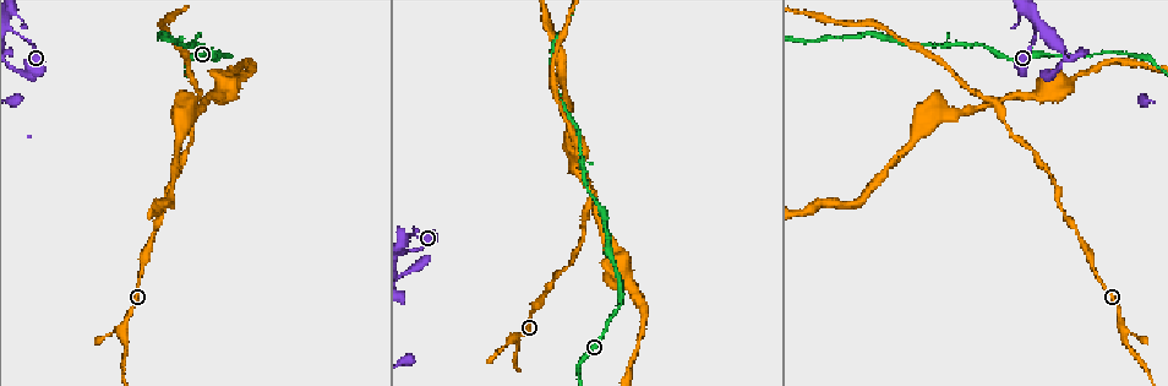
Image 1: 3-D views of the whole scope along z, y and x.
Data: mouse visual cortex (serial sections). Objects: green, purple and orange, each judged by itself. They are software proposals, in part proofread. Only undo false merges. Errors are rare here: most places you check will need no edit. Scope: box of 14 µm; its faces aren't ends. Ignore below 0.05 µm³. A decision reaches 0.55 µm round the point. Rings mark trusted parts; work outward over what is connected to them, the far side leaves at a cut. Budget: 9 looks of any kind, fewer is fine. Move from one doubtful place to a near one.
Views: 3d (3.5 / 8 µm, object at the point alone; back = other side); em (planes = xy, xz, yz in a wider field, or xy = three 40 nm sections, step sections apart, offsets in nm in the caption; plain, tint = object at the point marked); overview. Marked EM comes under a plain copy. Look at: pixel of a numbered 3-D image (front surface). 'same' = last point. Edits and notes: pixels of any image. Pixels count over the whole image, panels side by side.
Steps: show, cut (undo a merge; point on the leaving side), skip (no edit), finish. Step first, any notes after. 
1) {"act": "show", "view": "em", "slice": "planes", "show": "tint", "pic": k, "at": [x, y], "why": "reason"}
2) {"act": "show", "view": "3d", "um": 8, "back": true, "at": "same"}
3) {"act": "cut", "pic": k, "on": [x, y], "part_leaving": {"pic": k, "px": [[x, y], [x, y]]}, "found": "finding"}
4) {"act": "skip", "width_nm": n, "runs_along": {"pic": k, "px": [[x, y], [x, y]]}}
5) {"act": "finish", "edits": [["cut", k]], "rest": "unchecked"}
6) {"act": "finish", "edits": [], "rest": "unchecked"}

{"act": "show", "view": "3d", "um": 3.5, "pic": 1, "at": [153, 230]}

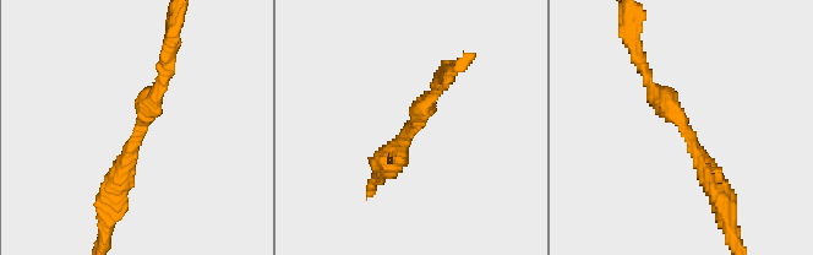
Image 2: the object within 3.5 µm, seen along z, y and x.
{"act": "show", "view": "em", "slice": "xy", "step": 5, "show": "tint", "pic": 2, "at": [685, 129], "arm_widths_nm": [200, 250]}

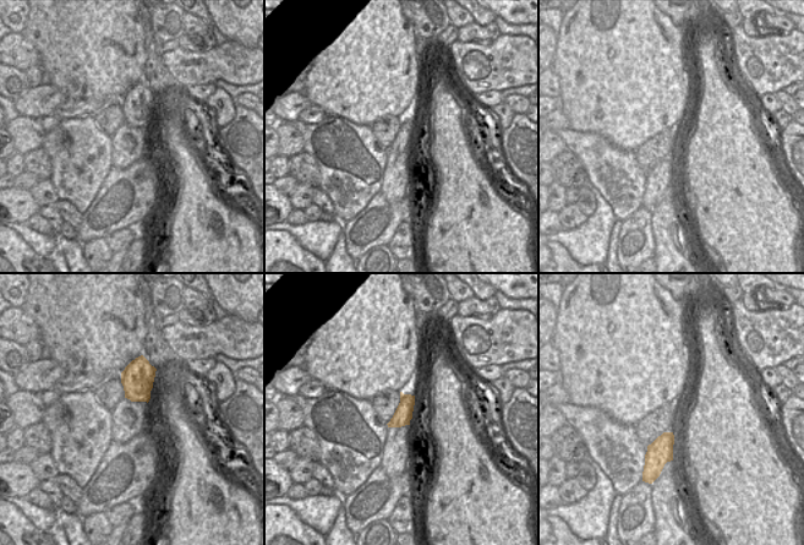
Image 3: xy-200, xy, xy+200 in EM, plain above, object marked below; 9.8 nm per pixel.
{"act": "skip", "runs_along": {"pic": 2, "px": [[723, 197], [644, 66]]}, "found": "all the same cell"}

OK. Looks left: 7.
{"act": "show", "view": "3d", "um": 3.5, "pic": 1, "at": [1036, 31], "why": "sharp bend"}

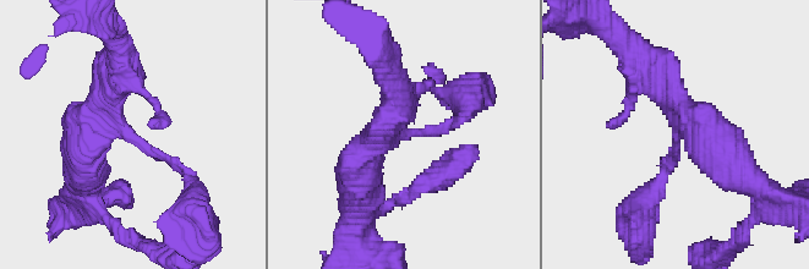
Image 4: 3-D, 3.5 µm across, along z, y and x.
{"act": "show", "view": "em", "slice": "xy", "step": 1, "show": "tint", "pic": 4, "at": [679, 141], "arms": 3, "arm_widths_nm": [150, 350, 400]}

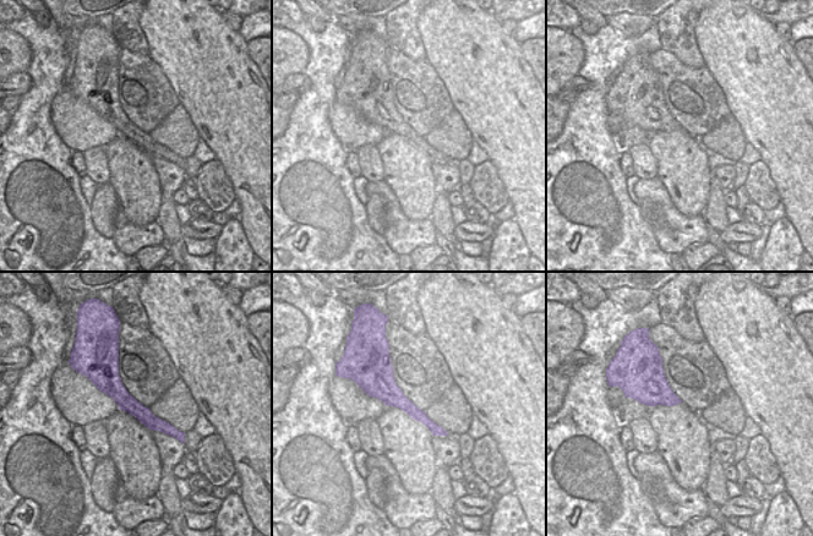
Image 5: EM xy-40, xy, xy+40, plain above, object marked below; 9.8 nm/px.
{"act": "skip", "runs_along": {"pic": 4, "px": [[466, 111], [387, 140], [369, 174]]}, "found": "continuous, no second cell"}

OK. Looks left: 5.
{"act": "show", "view": "3d", "um": 3.5, "pic": 1, "at": [198, 100], "why": "four-way junction"}

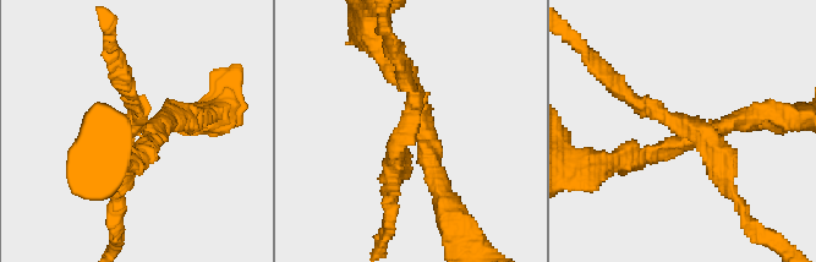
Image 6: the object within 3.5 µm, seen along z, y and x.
{"act": "show", "view": "em", "slice": "xy", "step": 1, "show": "tint", "pic": 6, "at": [691, 127], "arms": 4, "arm_widths_nm": [200, 200, 200, 250]}

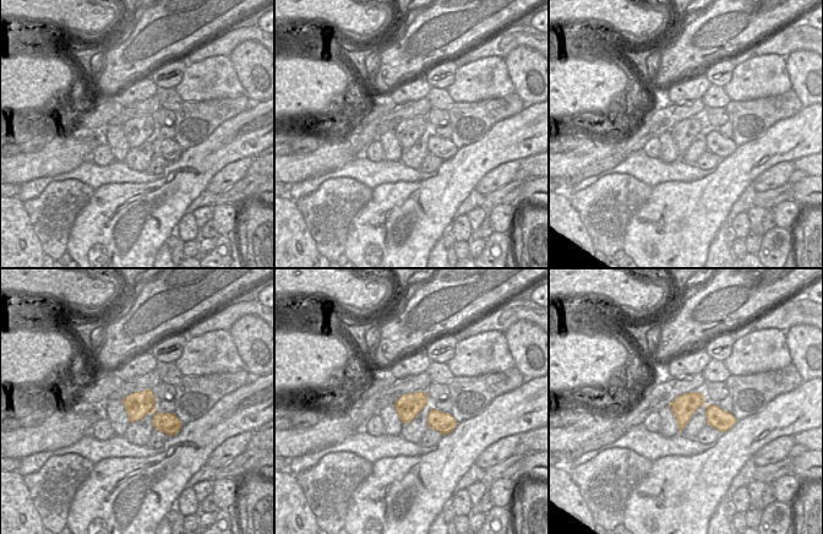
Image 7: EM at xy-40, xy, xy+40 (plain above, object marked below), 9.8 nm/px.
{"act": "show", "view": "em", "slice": "xy", "step": 2, "show": "tint", "at": "same", "why": "cut it another way"}

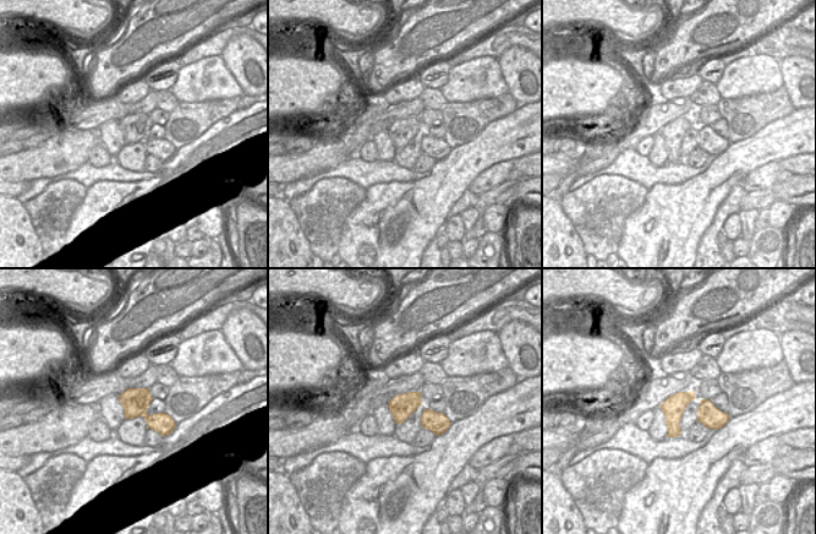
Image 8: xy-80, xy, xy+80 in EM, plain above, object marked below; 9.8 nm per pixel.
{"act": "cut", "pic": 6, "on": [151, 154], "width_nm": 240, "part_leaving": {"pic": 6, "px": [[682, 140], [629, 162], [591, 165]]}, "found": "two cells meet here"}

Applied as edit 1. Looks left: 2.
{"act": "finish", "edits": [["cut", 6]], "rest": "unchecked"}

